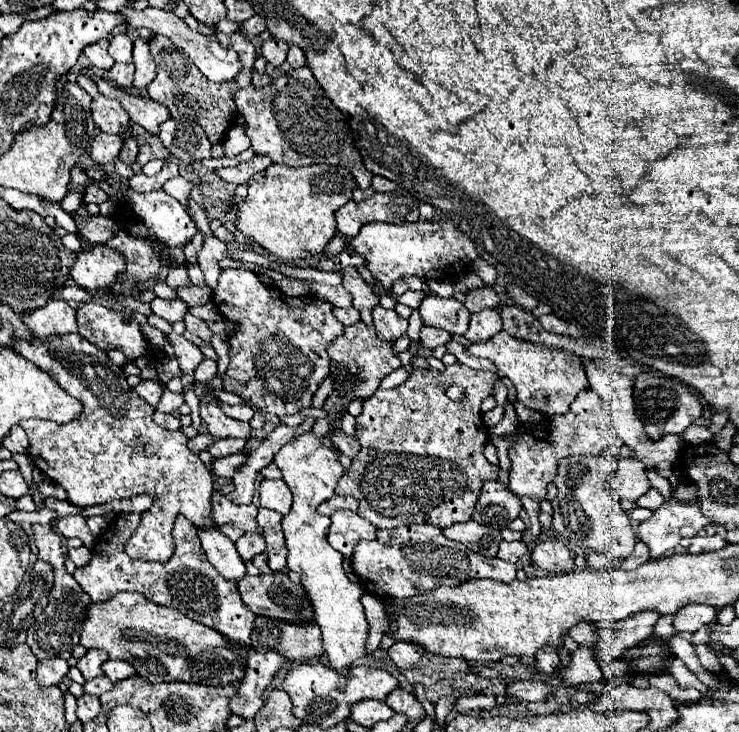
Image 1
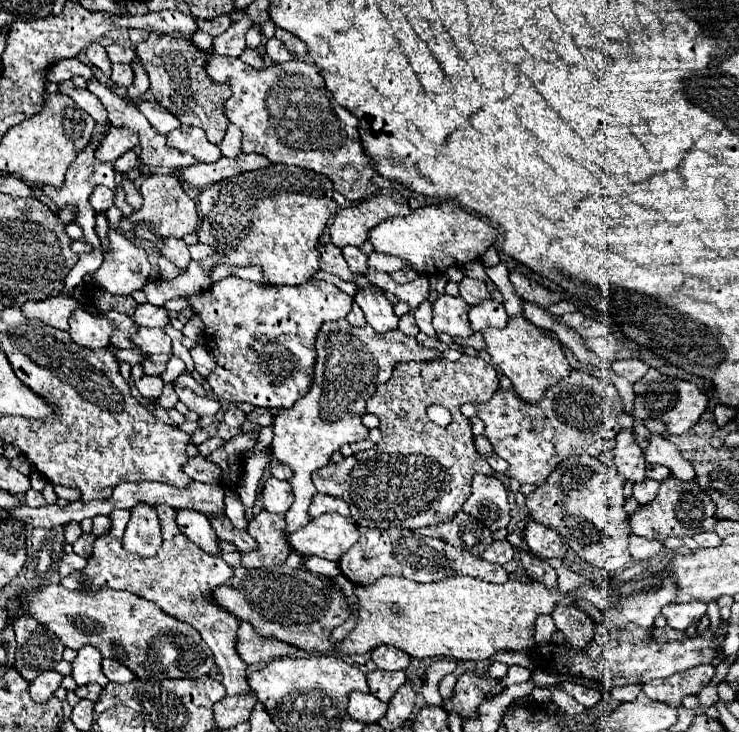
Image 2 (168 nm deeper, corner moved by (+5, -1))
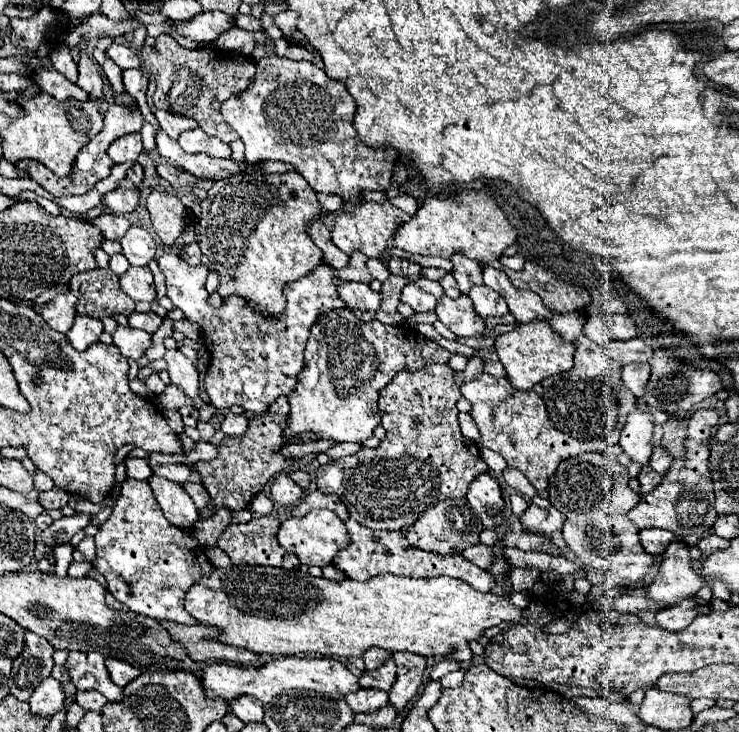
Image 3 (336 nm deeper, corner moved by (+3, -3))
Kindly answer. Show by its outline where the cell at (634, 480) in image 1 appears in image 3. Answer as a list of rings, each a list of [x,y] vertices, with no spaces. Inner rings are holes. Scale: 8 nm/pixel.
[[[633,410],[627,416],[627,422],[621,430],[619,444],[623,452],[627,452],[633,462],[639,462],[643,466],[649,464],[649,458],[651,458],[653,426],[655,426],[653,416],[647,410]]]

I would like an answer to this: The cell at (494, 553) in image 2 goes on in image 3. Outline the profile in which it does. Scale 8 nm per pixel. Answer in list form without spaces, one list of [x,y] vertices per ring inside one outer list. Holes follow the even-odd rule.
[[[475,544],[475,546],[469,546],[467,550],[461,550],[459,552],[463,558],[467,558],[469,562],[473,562],[475,566],[487,570],[493,562],[493,554],[491,554],[491,548],[489,546],[483,546],[483,544]]]

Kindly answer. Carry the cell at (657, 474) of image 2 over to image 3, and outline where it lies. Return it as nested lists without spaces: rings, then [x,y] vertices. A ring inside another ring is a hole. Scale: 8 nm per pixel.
[[[655,446],[653,448],[653,456],[651,456],[651,460],[649,460],[649,464],[651,464],[651,468],[655,468],[655,470],[659,470],[661,474],[665,474],[665,470],[667,470],[667,466],[671,464],[671,454],[665,450],[665,448],[661,448],[661,446]]]

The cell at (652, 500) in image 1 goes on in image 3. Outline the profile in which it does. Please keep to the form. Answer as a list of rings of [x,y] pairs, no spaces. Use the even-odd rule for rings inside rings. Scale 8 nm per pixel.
[[[645,466],[645,468],[639,472],[639,476],[637,476],[637,480],[639,480],[639,484],[641,484],[641,494],[647,494],[647,492],[655,490],[655,486],[659,486],[661,478],[663,478],[663,476],[661,476],[659,472],[655,472],[651,466]]]

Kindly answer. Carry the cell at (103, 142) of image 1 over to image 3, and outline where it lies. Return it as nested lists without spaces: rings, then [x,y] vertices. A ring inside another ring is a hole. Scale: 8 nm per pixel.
[[[127,134],[123,138],[117,138],[107,154],[109,158],[115,162],[115,164],[121,164],[121,162],[129,162],[129,160],[137,160],[137,156],[141,154],[143,146],[141,146],[141,134]]]

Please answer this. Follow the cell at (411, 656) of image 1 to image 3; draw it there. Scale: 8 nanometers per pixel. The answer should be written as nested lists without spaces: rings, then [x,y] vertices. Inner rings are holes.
[[[367,648],[367,652],[363,654],[365,666],[367,666],[369,670],[379,668],[379,666],[383,664],[383,660],[387,660],[387,658],[391,658],[391,654],[389,654],[389,652],[385,652],[383,648]]]

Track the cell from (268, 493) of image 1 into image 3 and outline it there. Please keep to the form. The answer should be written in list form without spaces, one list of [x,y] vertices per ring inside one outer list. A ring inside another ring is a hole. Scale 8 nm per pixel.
[[[281,472],[271,486],[271,500],[283,506],[293,506],[301,500],[303,488],[297,486],[287,472]]]

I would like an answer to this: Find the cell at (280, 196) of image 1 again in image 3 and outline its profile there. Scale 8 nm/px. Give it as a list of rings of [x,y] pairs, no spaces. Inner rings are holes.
[[[251,172],[213,182],[207,198],[201,202],[199,248],[209,258],[211,270],[219,272],[217,292],[221,294],[221,298],[229,298],[231,294],[239,296],[265,318],[271,316],[277,318],[287,304],[283,286],[311,274],[323,260],[323,252],[307,236],[307,224],[321,214],[325,214],[325,210],[319,206],[315,190],[297,172],[289,174]]]

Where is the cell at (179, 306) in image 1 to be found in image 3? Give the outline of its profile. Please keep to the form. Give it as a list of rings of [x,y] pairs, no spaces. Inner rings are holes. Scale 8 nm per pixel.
[[[133,312],[129,318],[129,326],[131,328],[141,328],[141,330],[145,330],[145,332],[149,332],[149,334],[153,334],[159,326],[161,326],[161,318],[157,316],[157,314],[153,314],[153,312],[145,312],[145,314],[139,314],[139,312]]]

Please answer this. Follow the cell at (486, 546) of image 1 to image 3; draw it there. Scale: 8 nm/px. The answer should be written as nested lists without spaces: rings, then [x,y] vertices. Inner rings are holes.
[[[465,498],[459,500],[443,500],[429,508],[425,514],[421,514],[411,526],[403,528],[403,536],[409,540],[413,548],[425,550],[425,552],[435,552],[435,554],[457,554],[459,550],[479,544],[479,534],[483,530],[483,516],[467,504]]]

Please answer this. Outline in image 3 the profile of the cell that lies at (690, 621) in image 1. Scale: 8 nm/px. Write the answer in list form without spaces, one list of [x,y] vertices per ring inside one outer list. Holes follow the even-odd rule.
[[[685,598],[657,612],[657,624],[671,632],[679,632],[687,628],[695,616],[697,616],[697,602],[693,598]]]

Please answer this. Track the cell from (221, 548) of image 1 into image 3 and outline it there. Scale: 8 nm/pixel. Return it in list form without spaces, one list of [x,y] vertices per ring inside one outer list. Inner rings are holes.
[[[155,474],[147,482],[149,482],[165,518],[171,524],[175,524],[179,528],[189,528],[197,522],[197,508],[195,508],[191,496],[179,484],[169,482]]]

